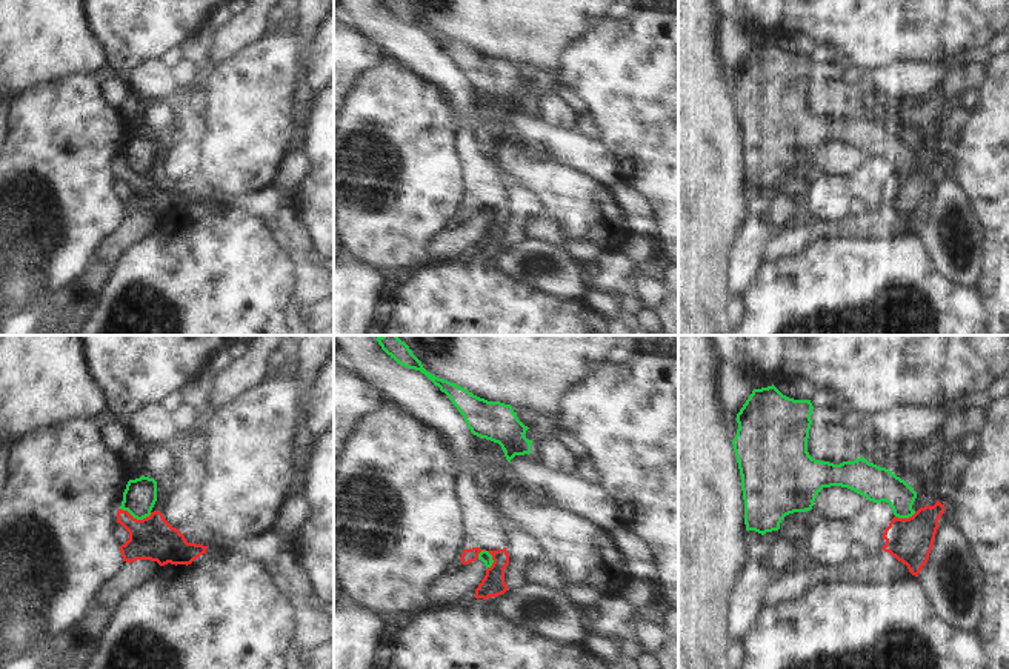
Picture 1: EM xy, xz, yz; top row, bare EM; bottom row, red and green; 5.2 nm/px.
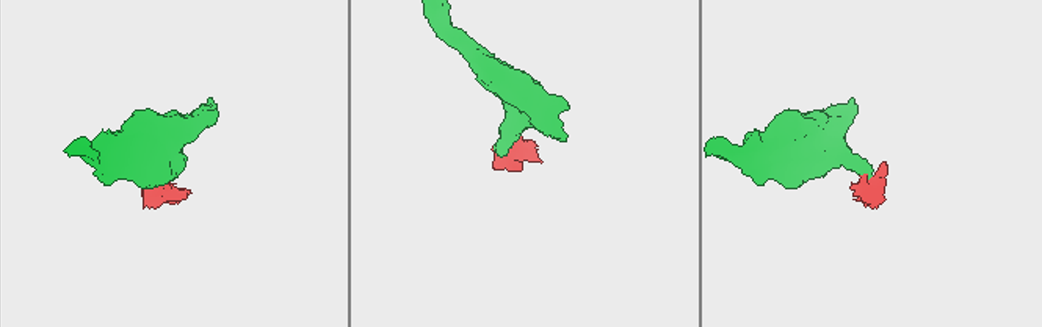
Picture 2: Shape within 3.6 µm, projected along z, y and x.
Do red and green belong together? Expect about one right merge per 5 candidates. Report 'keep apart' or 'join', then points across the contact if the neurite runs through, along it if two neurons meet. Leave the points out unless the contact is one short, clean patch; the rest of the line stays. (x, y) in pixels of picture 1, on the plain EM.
keep apart; border xy (120, 163), (137, 174), (145, 174), (151, 169)

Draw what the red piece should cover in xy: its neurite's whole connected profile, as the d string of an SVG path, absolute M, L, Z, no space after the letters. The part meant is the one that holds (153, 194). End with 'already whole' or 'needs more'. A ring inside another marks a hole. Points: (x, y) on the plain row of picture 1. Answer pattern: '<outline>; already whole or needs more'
M118 165L117 178L128 188L129 195L120 201L123 217L157 217L160 221L191 220L206 209L208 201L188 198L185 191L172 183L160 166L143 175L134 174L128 166Z; already whole

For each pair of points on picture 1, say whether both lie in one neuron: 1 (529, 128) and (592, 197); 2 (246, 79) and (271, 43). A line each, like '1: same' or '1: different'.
1: different
2: same

